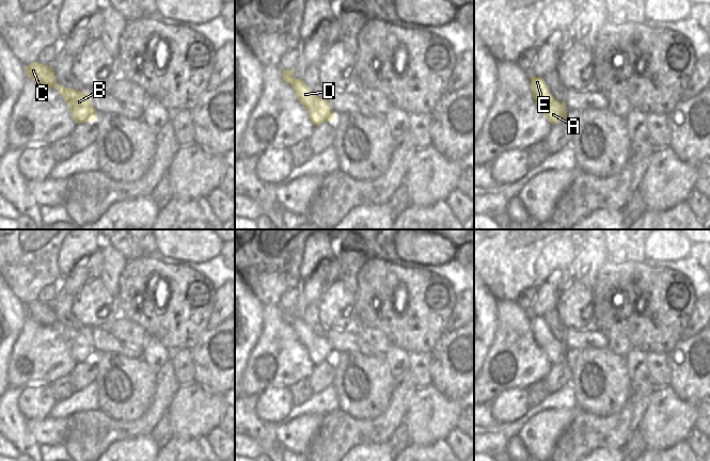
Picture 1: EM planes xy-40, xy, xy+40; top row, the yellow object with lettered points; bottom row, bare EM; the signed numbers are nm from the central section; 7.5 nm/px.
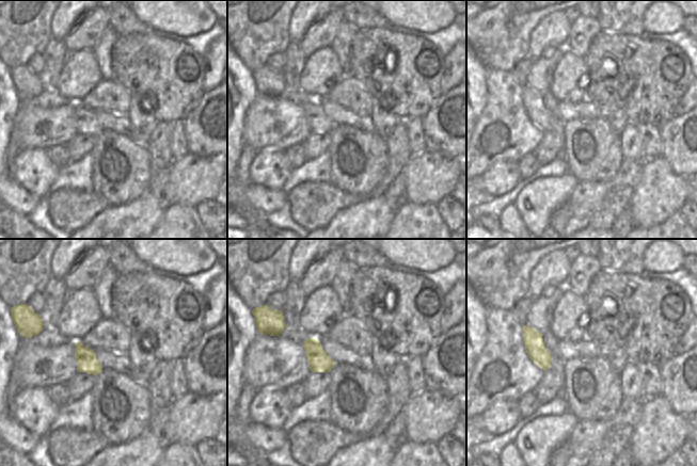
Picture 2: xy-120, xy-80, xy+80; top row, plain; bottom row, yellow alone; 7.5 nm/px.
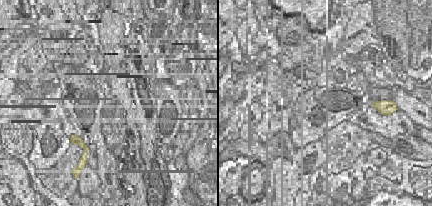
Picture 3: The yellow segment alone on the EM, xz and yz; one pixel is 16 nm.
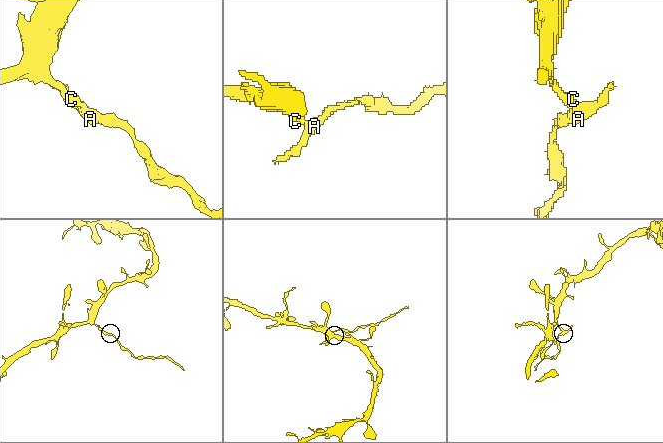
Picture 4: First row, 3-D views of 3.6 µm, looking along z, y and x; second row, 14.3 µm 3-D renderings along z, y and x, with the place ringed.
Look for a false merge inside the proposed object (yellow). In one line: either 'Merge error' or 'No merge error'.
Merge error

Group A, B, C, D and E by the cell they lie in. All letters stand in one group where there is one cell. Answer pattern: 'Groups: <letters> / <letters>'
Groups: A B D E / C

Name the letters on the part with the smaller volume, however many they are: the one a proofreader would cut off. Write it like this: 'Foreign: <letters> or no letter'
Foreign: A, B, D, E

